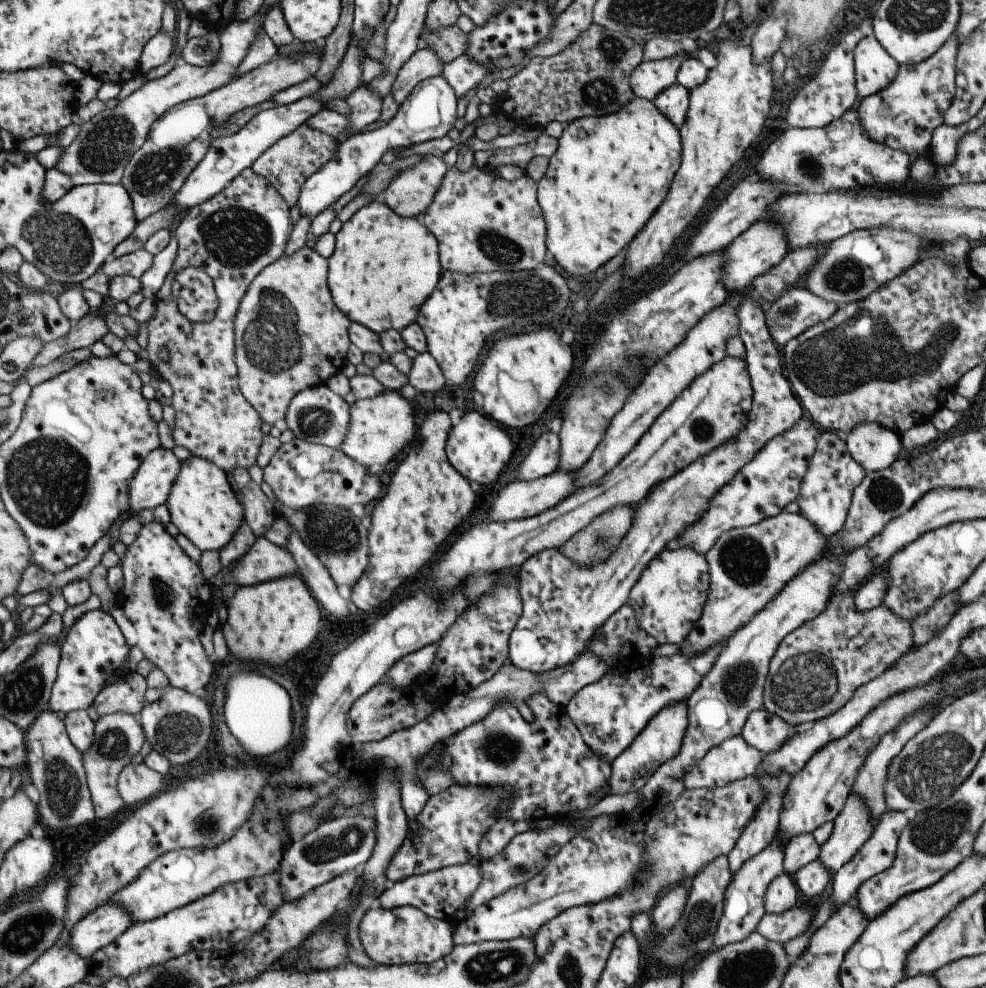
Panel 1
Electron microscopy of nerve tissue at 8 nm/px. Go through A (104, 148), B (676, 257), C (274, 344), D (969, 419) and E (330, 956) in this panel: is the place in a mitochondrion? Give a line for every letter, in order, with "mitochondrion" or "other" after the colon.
A: mitochondrion
B: other
C: mitochondrion
D: other
E: mitochondrion

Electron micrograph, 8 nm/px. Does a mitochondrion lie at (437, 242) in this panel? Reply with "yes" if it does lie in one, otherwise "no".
no

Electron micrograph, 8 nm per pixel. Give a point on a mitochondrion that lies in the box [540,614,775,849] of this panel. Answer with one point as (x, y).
(741, 678)

